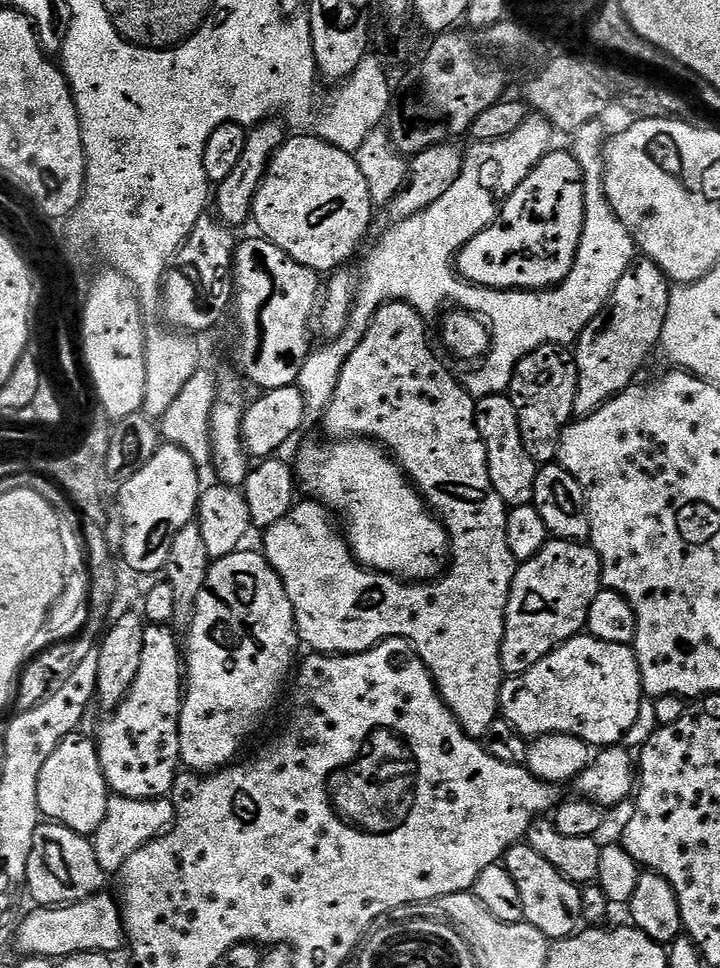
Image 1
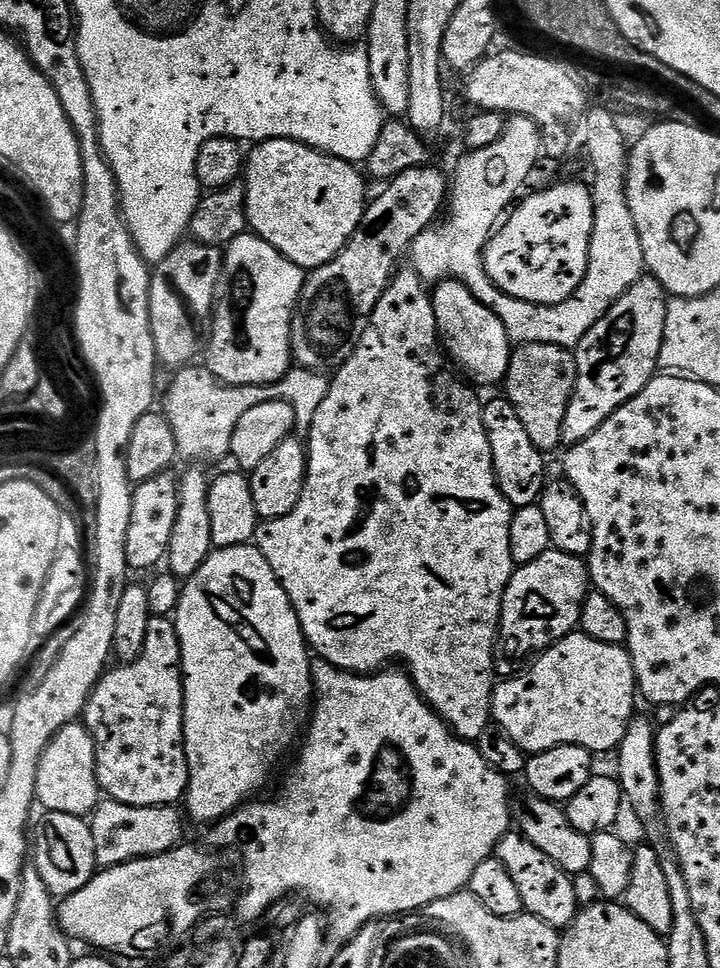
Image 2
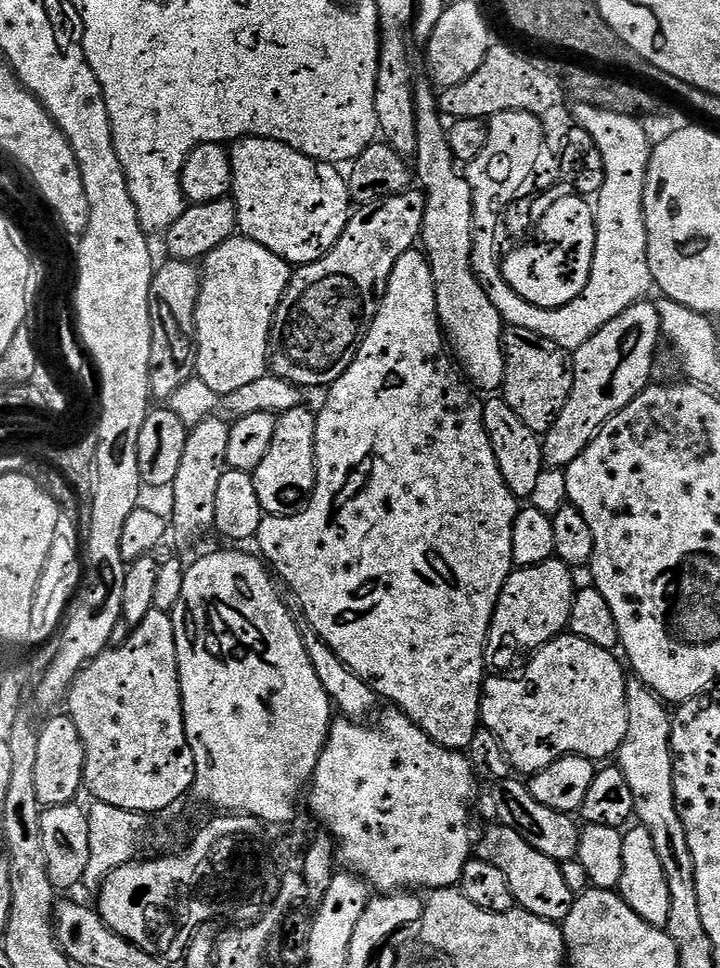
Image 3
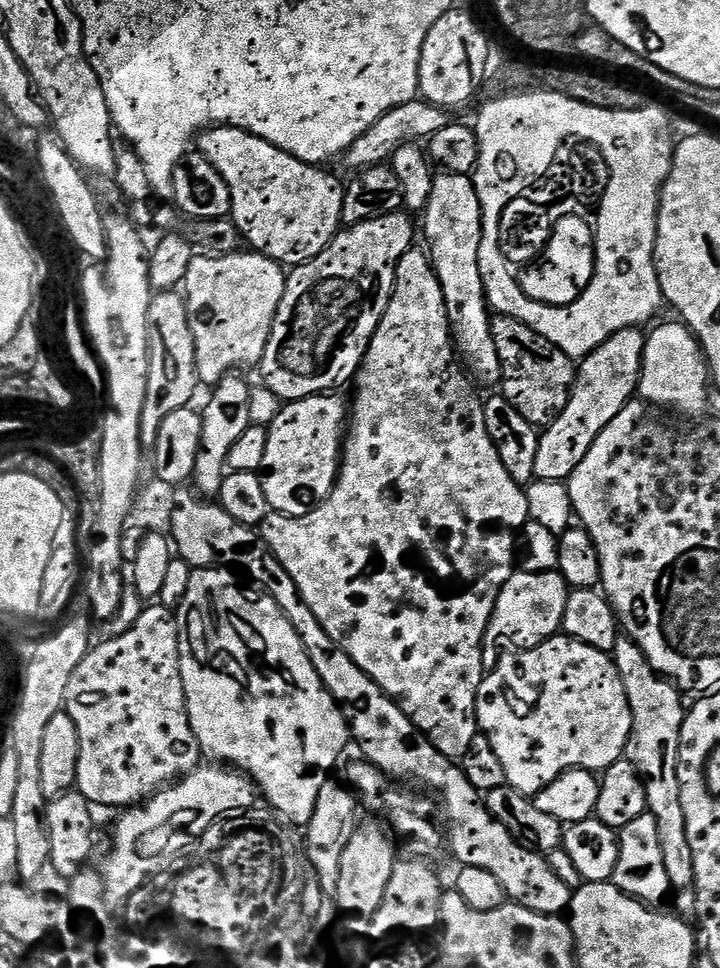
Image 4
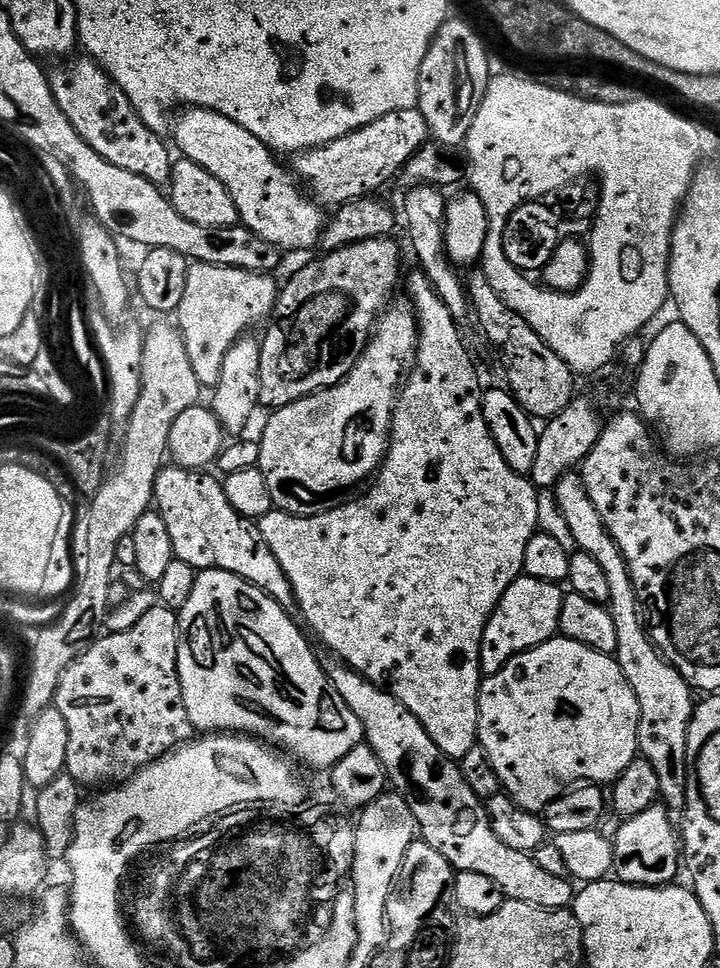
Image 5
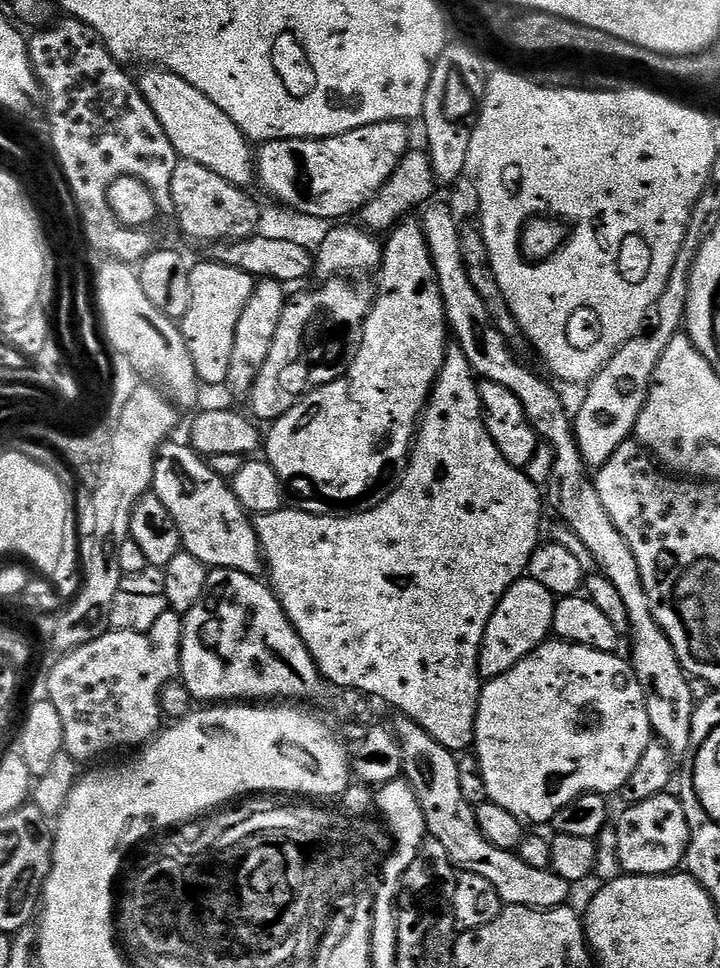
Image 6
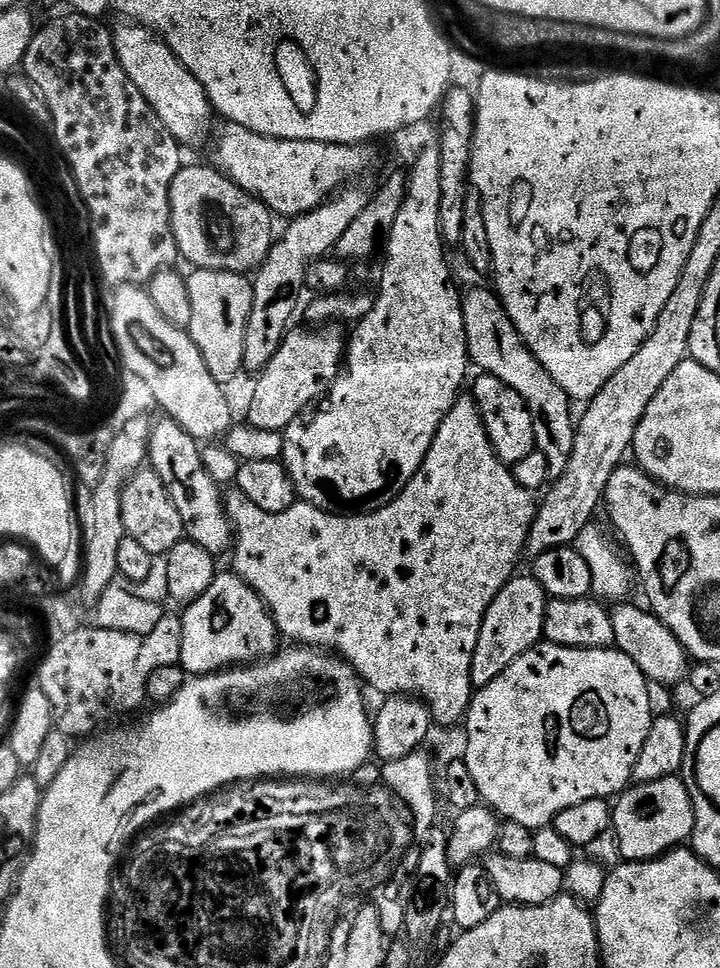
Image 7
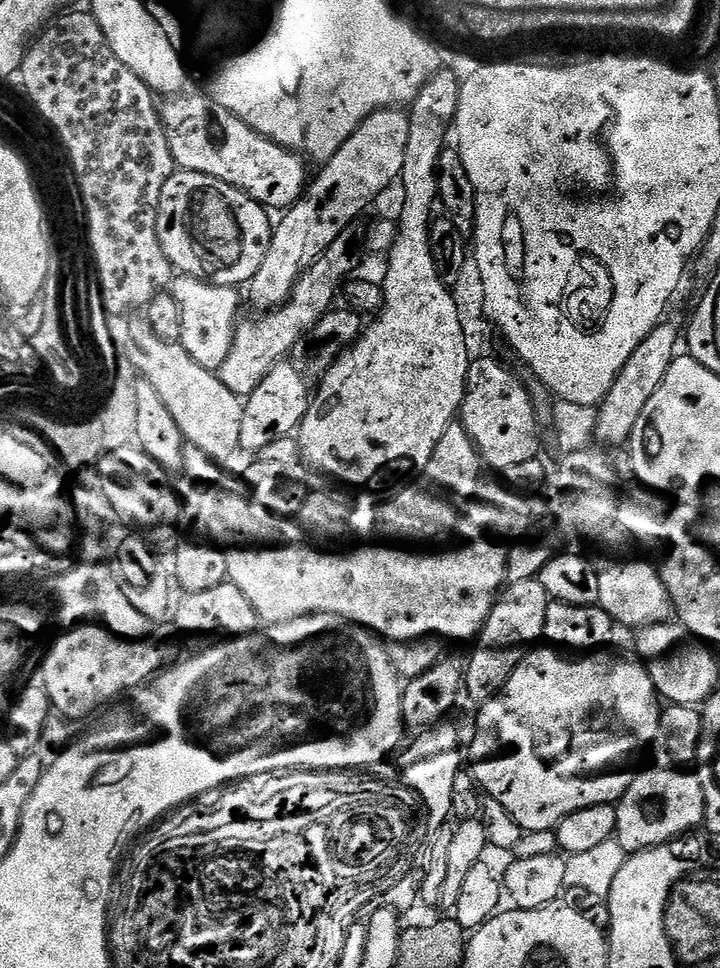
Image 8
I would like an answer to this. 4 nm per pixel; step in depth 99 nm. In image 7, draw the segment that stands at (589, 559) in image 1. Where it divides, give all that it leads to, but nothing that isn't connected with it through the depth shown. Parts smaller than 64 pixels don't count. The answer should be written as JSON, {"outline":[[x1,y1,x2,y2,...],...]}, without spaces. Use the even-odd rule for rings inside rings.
{"outline":[[531,574,513,575,506,586,490,602,490,610,486,610,486,618,482,622,482,630,478,634,478,646,474,646,474,662,470,666,472,687,479,690,494,682,502,670,509,668,515,660,535,644,541,643,544,635,544,615,549,602,536,577]]}

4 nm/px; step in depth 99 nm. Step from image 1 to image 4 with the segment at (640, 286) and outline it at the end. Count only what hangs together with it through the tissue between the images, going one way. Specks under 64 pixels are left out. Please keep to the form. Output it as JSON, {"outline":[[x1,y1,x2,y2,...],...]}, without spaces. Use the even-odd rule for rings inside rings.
{"outline":[[640,328,618,330,618,334,606,338,598,350,579,361,566,410,562,410,562,414,558,414,558,418,539,433,538,454,534,458,535,479,567,481,574,474,578,462,586,458,590,446,594,446,594,438,598,438,598,434,602,434,628,401,637,395,645,339]]}

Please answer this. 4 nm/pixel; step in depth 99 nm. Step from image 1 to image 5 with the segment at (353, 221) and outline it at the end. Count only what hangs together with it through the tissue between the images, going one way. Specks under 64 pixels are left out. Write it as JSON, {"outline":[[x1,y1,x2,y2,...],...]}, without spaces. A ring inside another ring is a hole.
{"outline":[[185,107,180,114,176,120,179,155,210,170,210,174,230,190,230,198,234,198,234,206,238,206,240,223,244,227,254,230,258,238,266,238,266,242,285,253,315,249,319,245,326,227,325,209,301,187,285,165,284,169,276,161,279,160,277,153,254,138,250,130,214,110]]}

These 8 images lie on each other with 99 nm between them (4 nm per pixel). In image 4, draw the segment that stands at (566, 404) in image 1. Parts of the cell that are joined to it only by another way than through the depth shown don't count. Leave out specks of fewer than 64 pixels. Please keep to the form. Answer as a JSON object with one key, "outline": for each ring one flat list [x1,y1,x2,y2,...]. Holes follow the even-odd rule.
{"outline":[[492,316,492,337,500,355,502,394,526,418,526,422,547,426,566,410,566,402,572,396,576,381,577,365,554,342,546,342,542,334,534,334,530,326,509,316]]}

